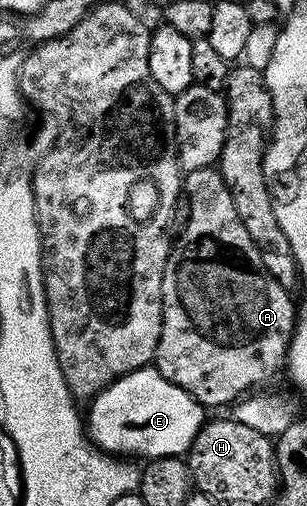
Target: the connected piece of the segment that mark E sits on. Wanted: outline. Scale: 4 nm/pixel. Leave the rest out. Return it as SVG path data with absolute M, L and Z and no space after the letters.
M154 366L139 368L115 380L105 390L95 395L95 399L90 401L89 408L91 413L86 413L85 424L89 429L90 439L96 445L99 443L104 448L104 453L118 454L123 458L143 456L144 461L156 460L162 456L183 456L205 423L204 405L198 404L185 390L173 386L173 382L165 379Z

